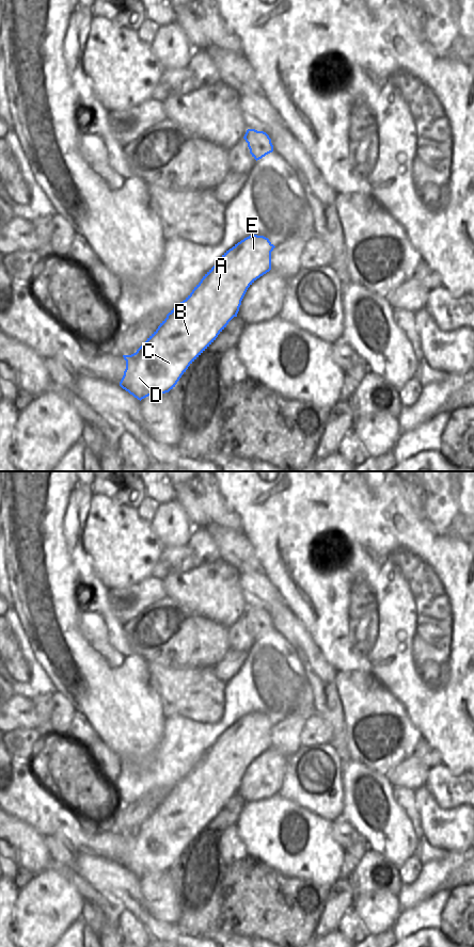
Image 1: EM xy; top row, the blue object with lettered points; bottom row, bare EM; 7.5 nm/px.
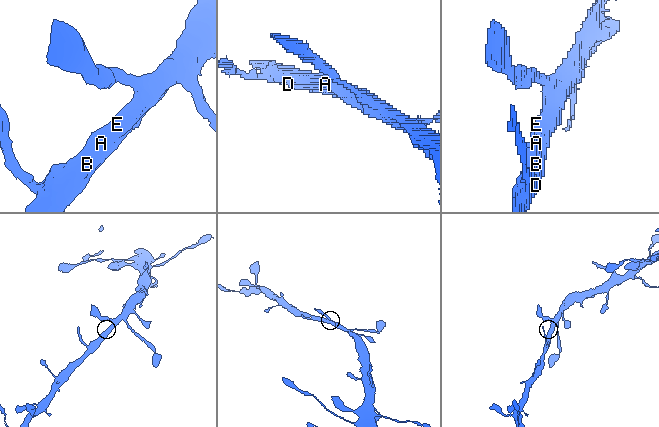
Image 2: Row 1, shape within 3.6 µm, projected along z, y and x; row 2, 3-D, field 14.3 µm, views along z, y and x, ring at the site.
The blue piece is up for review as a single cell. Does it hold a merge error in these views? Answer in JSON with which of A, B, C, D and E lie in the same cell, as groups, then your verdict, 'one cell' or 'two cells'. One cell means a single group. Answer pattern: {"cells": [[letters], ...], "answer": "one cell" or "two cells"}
{"cells": [["A", "B", "C", "D", "E"]], "answer": "one cell"}

